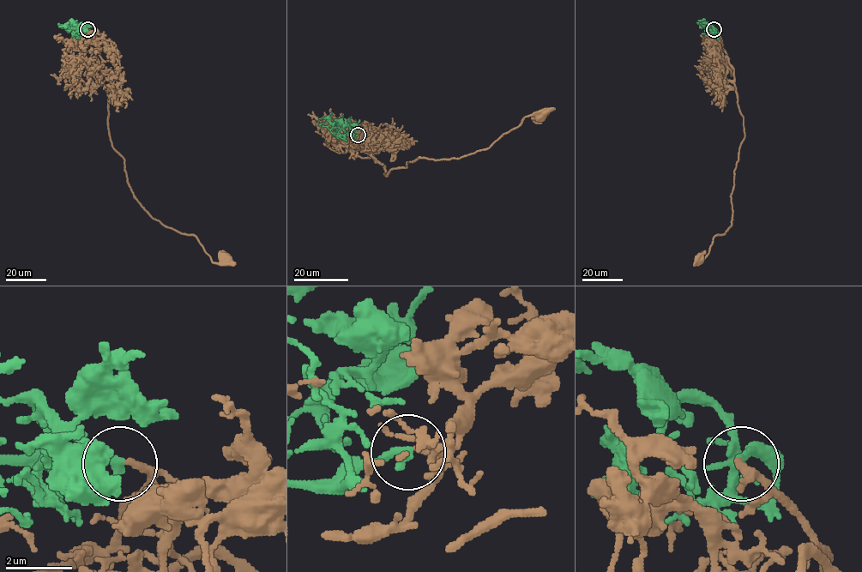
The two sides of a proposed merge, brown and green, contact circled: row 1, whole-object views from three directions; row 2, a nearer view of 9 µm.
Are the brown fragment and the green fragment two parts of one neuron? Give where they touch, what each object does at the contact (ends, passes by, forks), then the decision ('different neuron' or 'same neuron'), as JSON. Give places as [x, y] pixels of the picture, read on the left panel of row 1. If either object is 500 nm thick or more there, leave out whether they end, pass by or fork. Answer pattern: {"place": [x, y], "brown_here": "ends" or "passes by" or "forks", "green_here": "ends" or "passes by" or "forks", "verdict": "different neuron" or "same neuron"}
{"place": [87, 29], "brown_here": "ends", "green_here": "ends", "verdict": "same neuron"}

